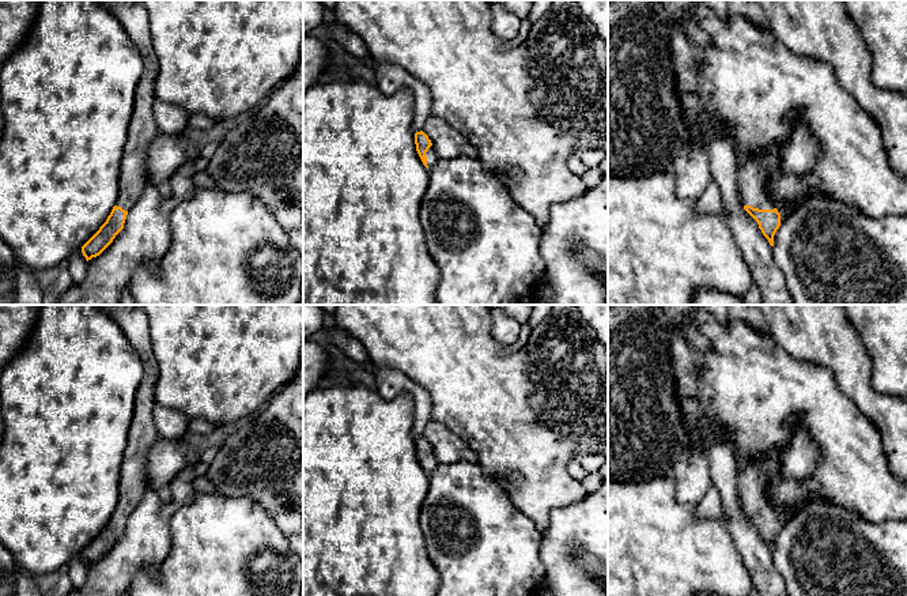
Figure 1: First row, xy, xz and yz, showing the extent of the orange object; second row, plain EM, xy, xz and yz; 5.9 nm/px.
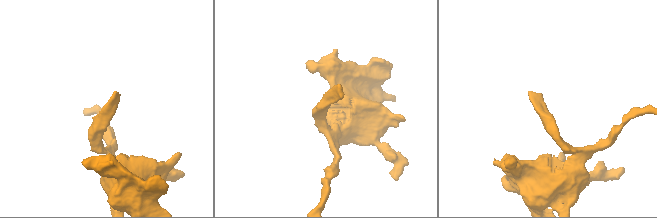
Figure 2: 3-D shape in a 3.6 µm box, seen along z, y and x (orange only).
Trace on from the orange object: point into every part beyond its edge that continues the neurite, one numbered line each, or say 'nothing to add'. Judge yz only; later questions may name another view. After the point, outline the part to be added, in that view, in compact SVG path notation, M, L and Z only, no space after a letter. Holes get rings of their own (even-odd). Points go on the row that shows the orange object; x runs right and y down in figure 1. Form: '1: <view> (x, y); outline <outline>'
1: yz (754, 172); outline M772 147L745 155L740 166L738 188L744 205L759 210L774 210L775 204L767 193L768 173L776 163Z

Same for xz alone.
1: xz (433, 158); outline M432 146L426 152L426 156L427 156L427 166L428 166L428 170L430 170L439 159L438 155L435 154Z

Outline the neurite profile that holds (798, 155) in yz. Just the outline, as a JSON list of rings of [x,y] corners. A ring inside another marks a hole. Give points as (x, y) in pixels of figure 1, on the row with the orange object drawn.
[[[793,109],[787,118],[793,127],[790,140],[781,148],[779,165],[783,171],[802,177],[813,170],[820,143],[801,118],[800,109]]]

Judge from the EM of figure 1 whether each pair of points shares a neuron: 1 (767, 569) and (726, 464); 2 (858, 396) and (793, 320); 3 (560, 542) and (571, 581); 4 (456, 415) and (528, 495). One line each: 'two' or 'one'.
1: one
2: one
3: one
4: one

